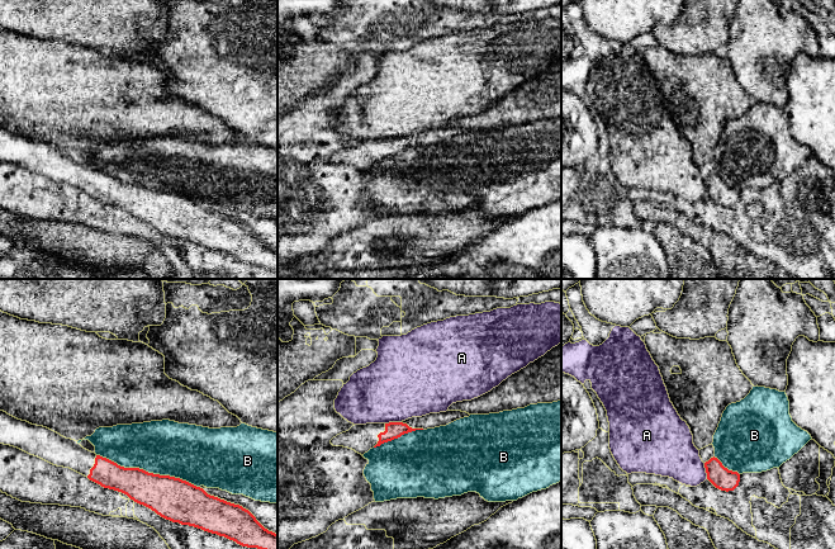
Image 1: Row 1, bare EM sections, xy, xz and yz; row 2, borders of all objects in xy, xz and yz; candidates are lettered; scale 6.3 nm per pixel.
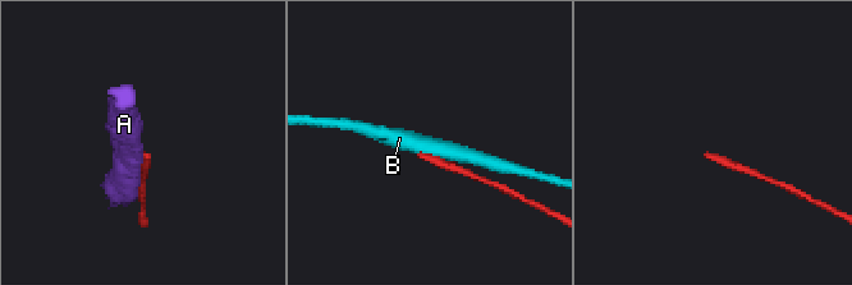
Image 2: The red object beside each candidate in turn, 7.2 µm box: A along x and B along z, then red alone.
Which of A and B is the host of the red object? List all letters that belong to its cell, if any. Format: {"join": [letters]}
{"join": []}

